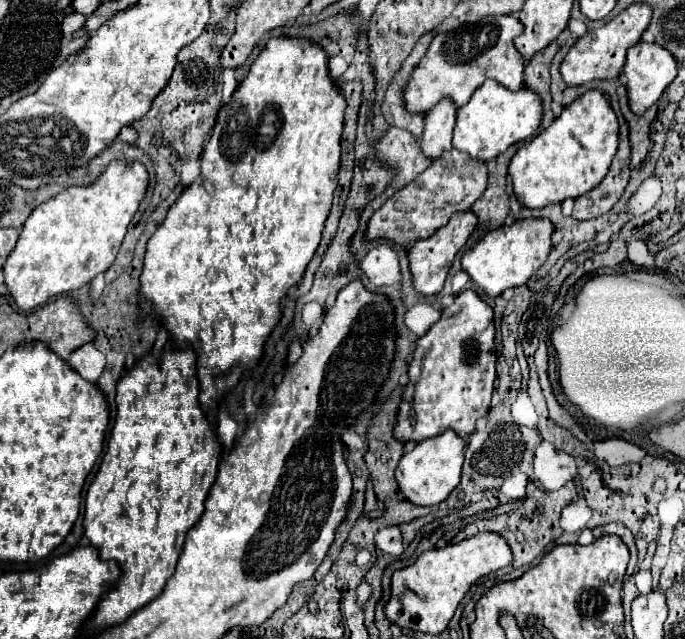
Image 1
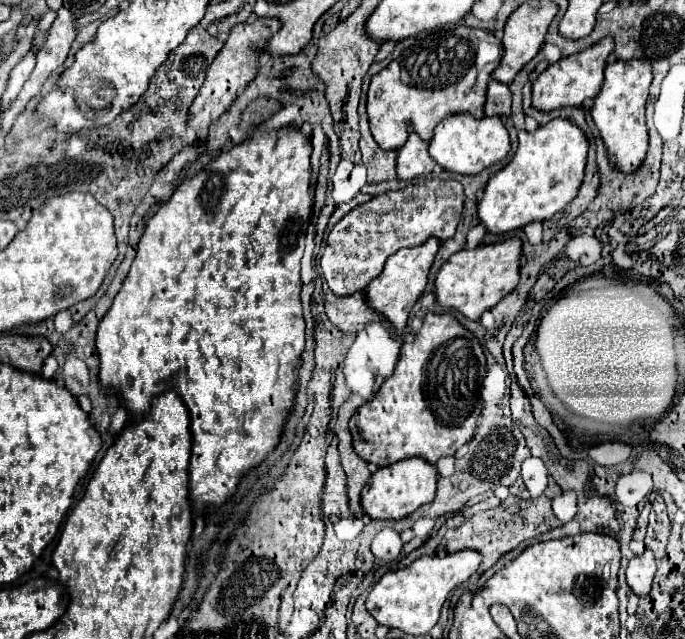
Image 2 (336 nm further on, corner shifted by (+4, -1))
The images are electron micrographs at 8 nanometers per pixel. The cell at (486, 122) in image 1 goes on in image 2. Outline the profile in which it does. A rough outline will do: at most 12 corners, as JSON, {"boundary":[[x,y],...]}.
{"boundary":[[445,117],[429,155],[447,171],[481,173],[505,159],[501,117]]}

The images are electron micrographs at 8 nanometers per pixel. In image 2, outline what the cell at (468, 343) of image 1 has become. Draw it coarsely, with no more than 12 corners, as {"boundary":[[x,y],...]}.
{"boundary":[[427,313],[349,421],[357,455],[437,463],[475,433],[487,363]]}

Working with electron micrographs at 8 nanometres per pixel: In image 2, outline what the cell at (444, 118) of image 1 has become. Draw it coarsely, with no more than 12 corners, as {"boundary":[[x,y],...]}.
{"boundary":[[411,133],[397,151],[397,175],[403,181],[427,175],[435,161],[427,141]]}

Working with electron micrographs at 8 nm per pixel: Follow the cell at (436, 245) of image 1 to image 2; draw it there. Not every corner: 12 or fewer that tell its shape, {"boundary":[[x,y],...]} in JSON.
{"boundary":[[441,243],[397,251],[367,285],[371,307],[399,333]]}

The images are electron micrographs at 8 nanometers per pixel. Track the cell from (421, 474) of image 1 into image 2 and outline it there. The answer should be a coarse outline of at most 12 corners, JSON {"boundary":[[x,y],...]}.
{"boundary":[[411,457],[361,493],[371,519],[403,519],[435,499],[437,467]]}

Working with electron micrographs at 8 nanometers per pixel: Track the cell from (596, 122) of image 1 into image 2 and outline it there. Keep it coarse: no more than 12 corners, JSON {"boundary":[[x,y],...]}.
{"boundary":[[567,119],[519,131],[487,181],[489,233],[545,221],[575,199],[589,141]]}

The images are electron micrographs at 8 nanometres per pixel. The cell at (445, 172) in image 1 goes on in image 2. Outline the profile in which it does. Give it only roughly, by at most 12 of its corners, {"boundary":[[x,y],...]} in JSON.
{"boundary":[[419,179],[349,211],[321,271],[363,291],[389,255],[453,237],[455,179]]}

